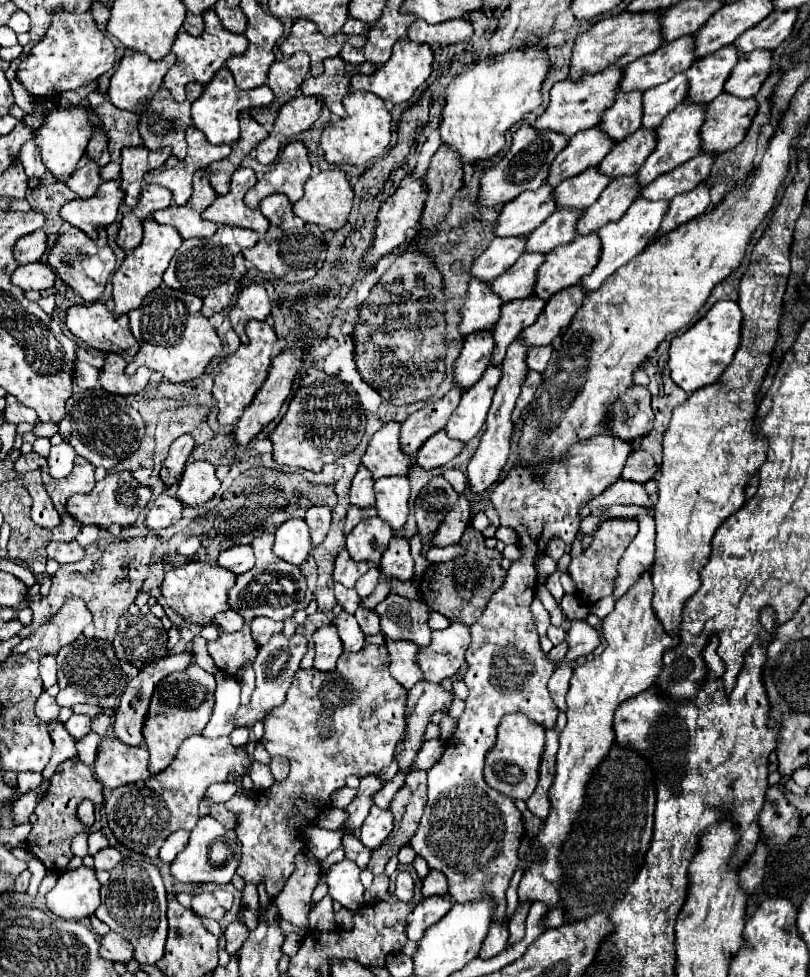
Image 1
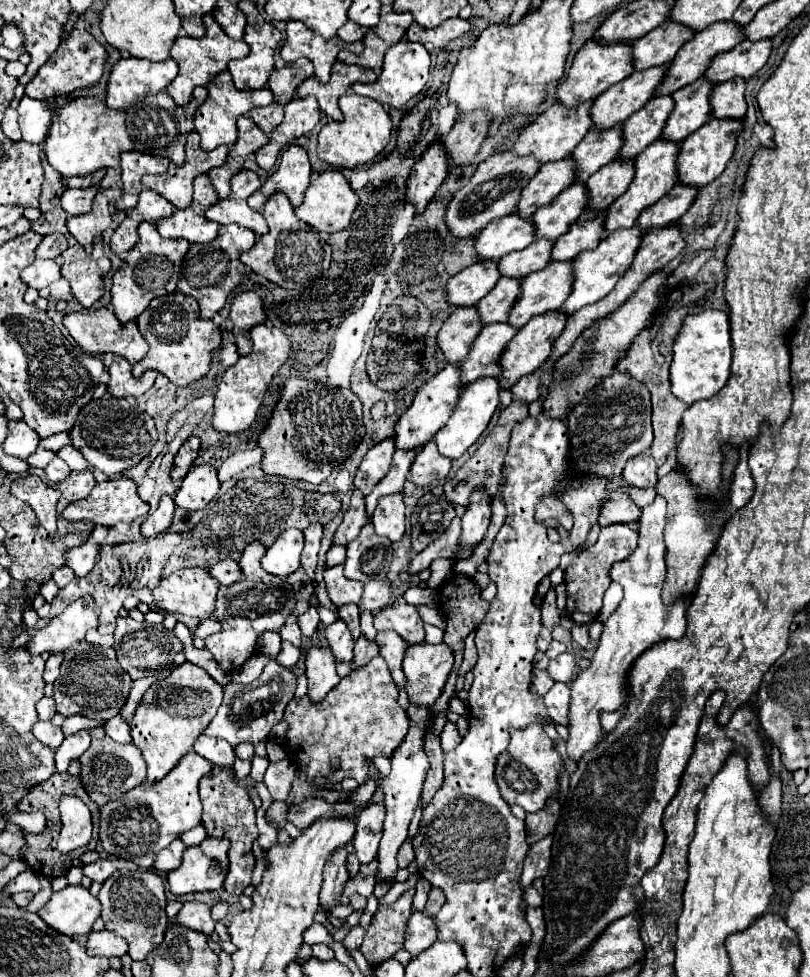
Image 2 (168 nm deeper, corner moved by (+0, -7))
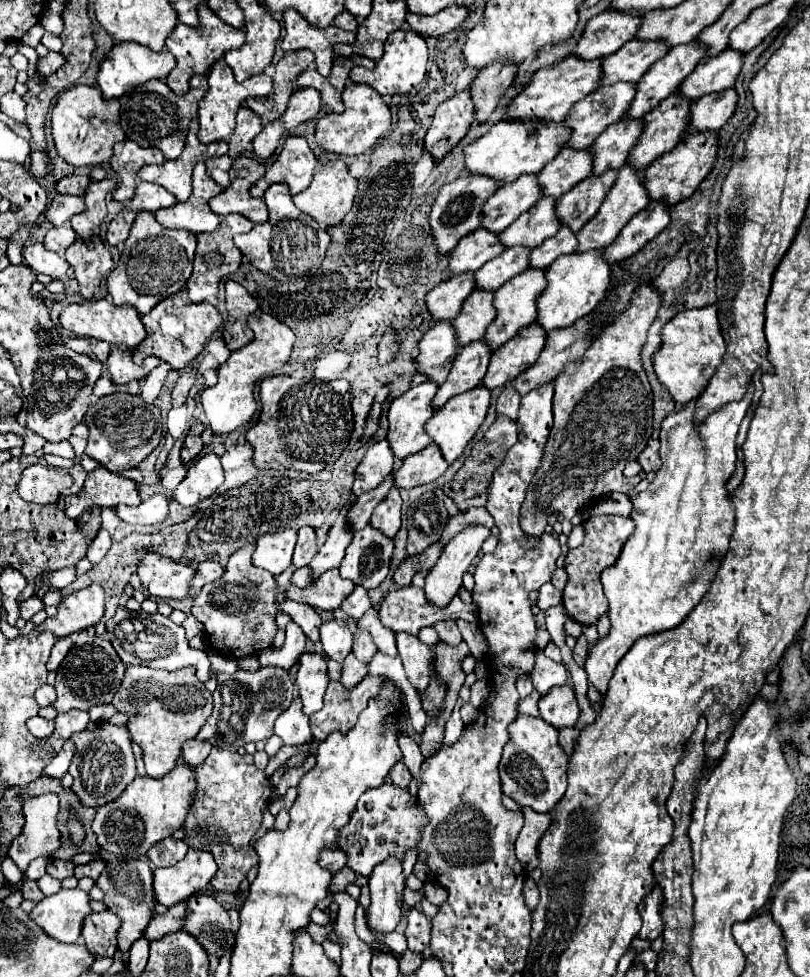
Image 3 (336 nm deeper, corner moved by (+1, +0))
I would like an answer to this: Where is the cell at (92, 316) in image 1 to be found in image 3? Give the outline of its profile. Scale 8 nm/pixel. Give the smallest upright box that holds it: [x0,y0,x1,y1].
[59,299,145,349]

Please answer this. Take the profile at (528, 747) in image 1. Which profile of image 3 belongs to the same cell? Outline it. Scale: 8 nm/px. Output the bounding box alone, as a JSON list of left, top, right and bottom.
[499,715,569,813]

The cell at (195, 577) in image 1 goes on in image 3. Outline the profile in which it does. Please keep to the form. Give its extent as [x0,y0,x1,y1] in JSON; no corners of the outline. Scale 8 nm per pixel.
[137,553,193,599]

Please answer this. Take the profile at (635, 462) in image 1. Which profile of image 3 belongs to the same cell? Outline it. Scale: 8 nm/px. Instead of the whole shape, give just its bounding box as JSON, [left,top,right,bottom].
[639,447,661,473]

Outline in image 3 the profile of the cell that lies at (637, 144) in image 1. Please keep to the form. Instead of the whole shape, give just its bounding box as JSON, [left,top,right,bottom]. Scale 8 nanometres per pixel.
[555,171,617,233]

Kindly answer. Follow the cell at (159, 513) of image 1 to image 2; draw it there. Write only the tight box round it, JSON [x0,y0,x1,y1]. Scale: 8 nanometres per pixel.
[140,496,176,536]

